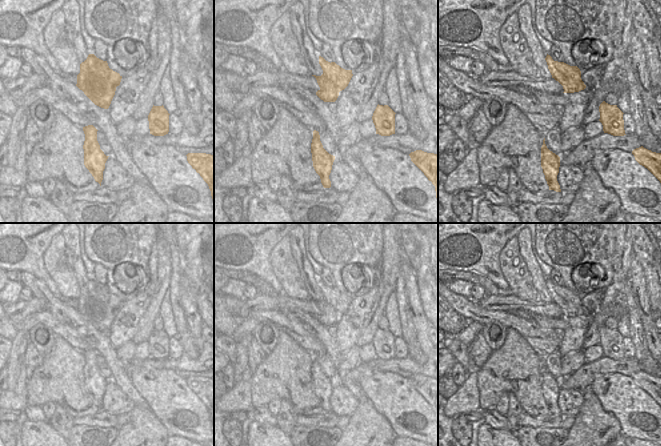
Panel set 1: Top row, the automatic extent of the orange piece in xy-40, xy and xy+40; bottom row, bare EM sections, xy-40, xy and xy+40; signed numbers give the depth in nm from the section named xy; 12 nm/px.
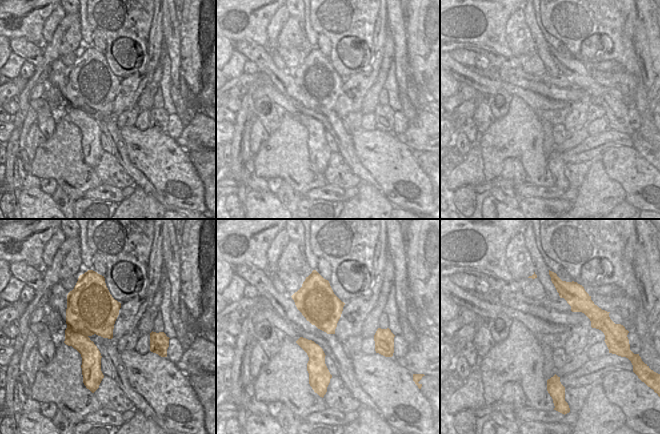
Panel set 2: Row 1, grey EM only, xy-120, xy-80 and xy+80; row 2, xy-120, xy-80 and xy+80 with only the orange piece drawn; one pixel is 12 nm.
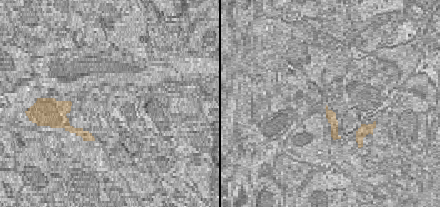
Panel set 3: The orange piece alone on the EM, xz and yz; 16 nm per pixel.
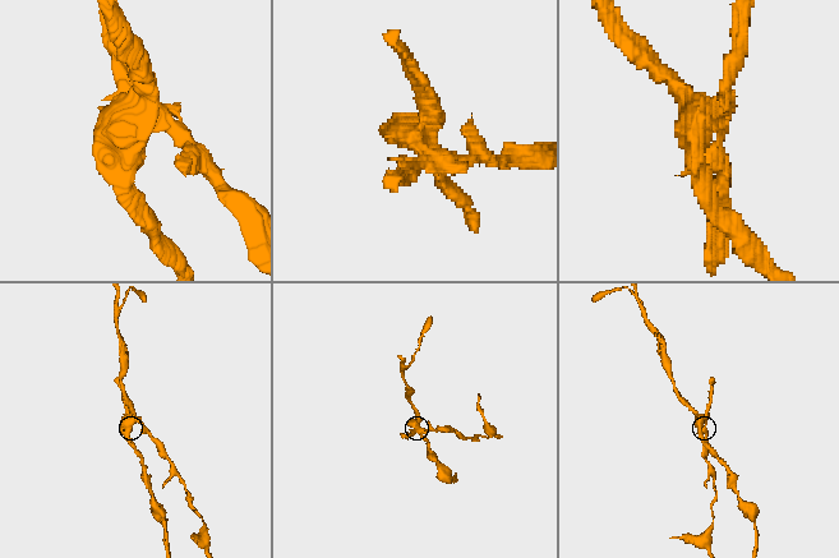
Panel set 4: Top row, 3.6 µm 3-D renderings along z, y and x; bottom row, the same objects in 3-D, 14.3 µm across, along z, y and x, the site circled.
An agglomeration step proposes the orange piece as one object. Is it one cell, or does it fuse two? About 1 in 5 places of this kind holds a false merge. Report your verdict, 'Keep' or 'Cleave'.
Cleave

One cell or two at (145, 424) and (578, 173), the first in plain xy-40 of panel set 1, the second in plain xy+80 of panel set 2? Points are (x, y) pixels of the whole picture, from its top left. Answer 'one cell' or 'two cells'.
two cells

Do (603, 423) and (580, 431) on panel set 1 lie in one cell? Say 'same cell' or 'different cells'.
same cell

